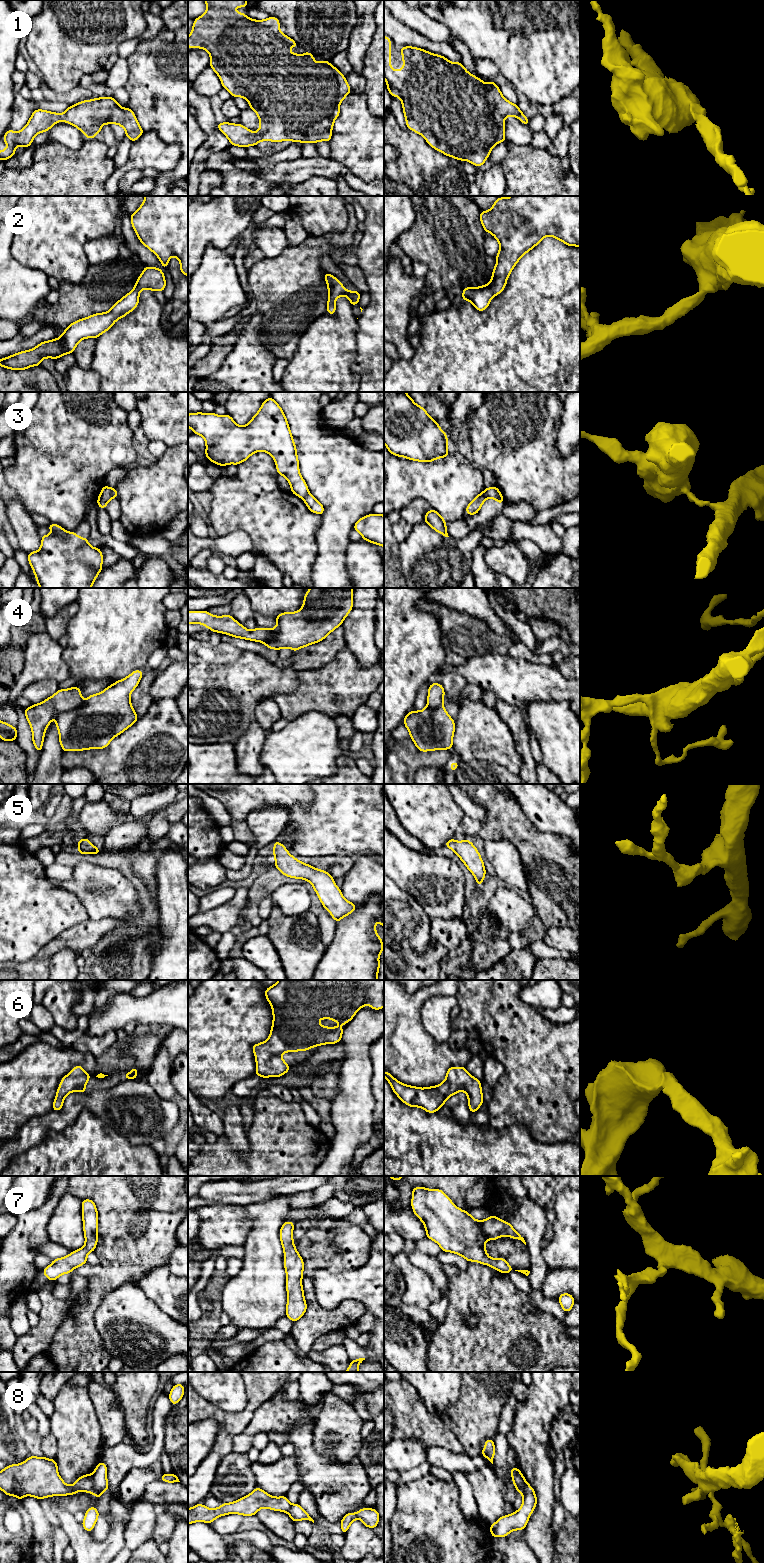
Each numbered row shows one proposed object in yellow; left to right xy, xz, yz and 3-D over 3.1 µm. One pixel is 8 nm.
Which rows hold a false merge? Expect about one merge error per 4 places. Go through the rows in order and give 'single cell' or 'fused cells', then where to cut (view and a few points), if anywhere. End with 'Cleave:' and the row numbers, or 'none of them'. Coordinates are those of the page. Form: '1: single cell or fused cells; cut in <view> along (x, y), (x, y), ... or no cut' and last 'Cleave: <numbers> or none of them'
1: single cell; no cut
2: single cell; no cut
3: fused cells; cut in yz along (485, 488), (485, 493), (488, 497)
4: single cell; no cut
5: single cell; no cut
6: single cell; no cut
7: single cell; no cut
8: fused cells; cut in yz along (517, 1468), (521, 1478), (521, 1492)
Cleave: 3, 8

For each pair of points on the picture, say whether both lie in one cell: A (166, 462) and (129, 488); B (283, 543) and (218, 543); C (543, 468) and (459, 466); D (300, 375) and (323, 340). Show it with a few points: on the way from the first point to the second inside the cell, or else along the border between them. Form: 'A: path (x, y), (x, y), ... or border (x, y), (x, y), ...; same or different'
A: path (157, 471), (138, 488); same
B: border (231, 532), (243, 530), (249, 536), (253, 547); different
C: border (474, 465), (480, 470); different
D: path (309, 366), (323, 352), (323, 349); same

